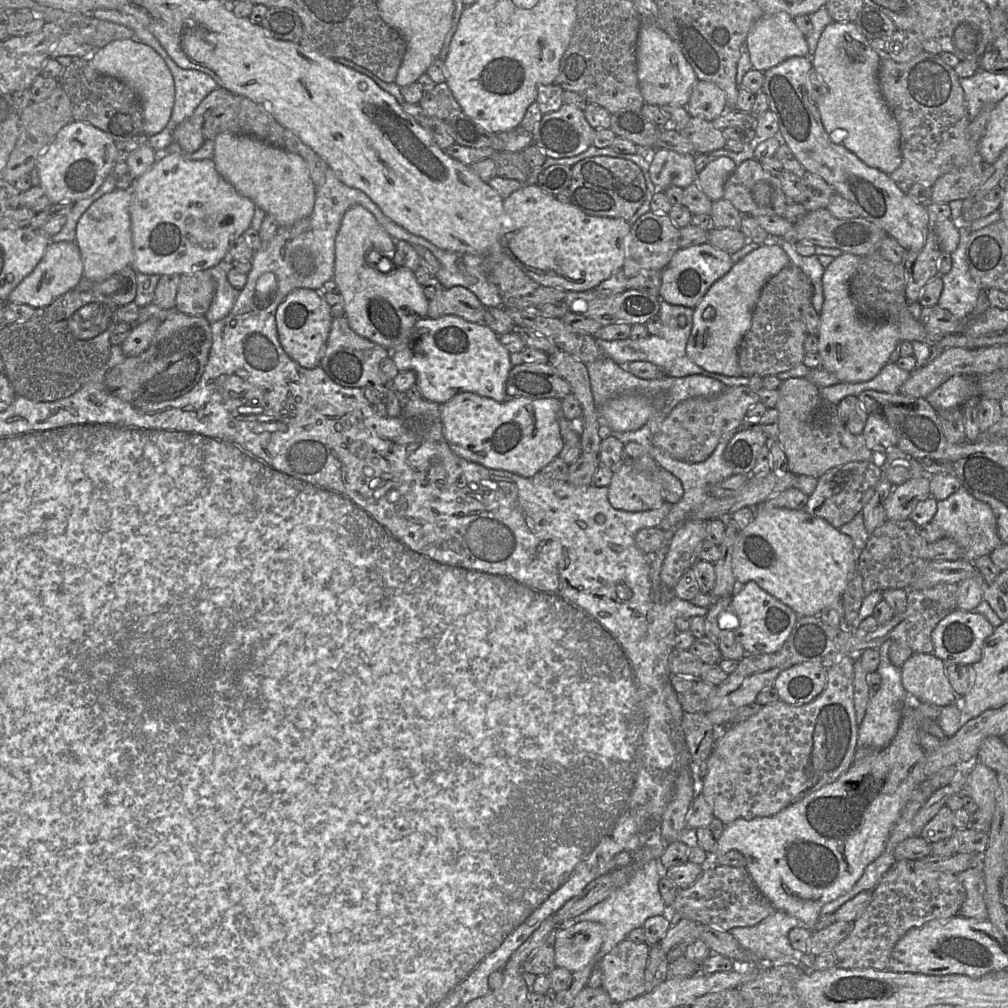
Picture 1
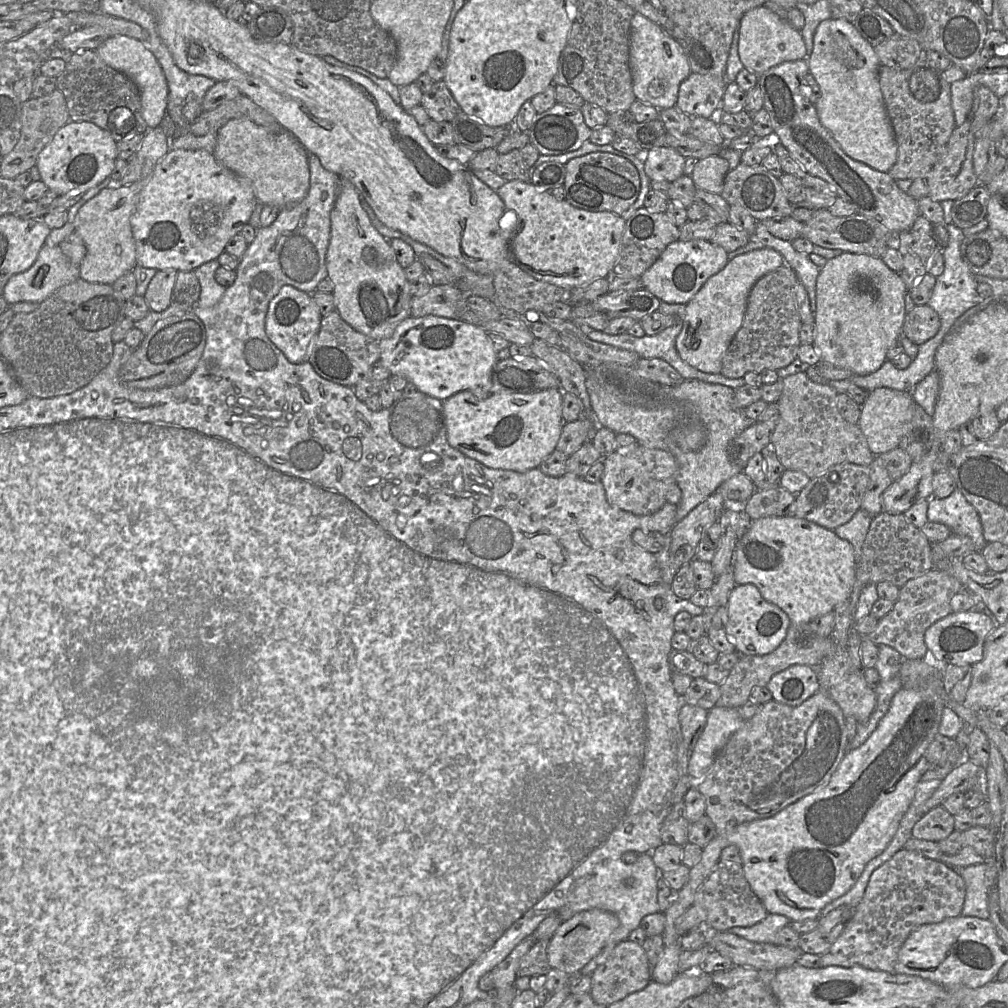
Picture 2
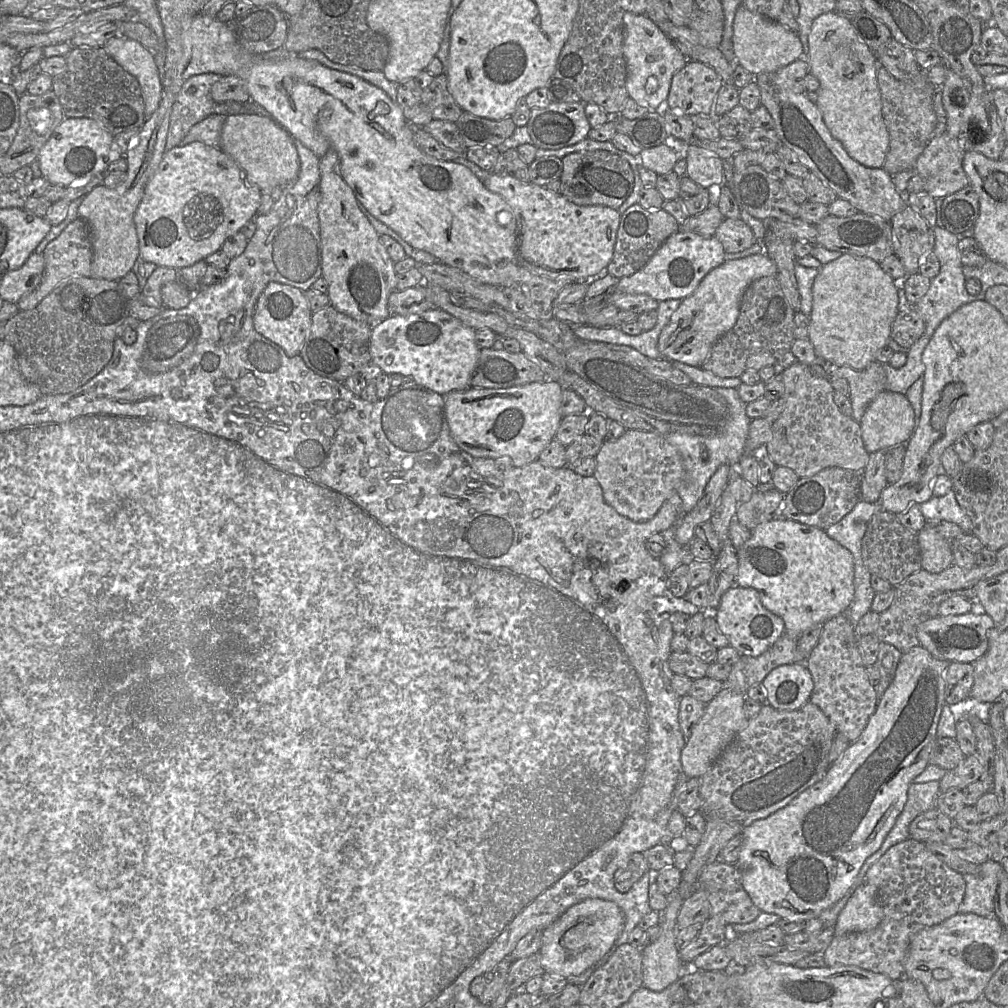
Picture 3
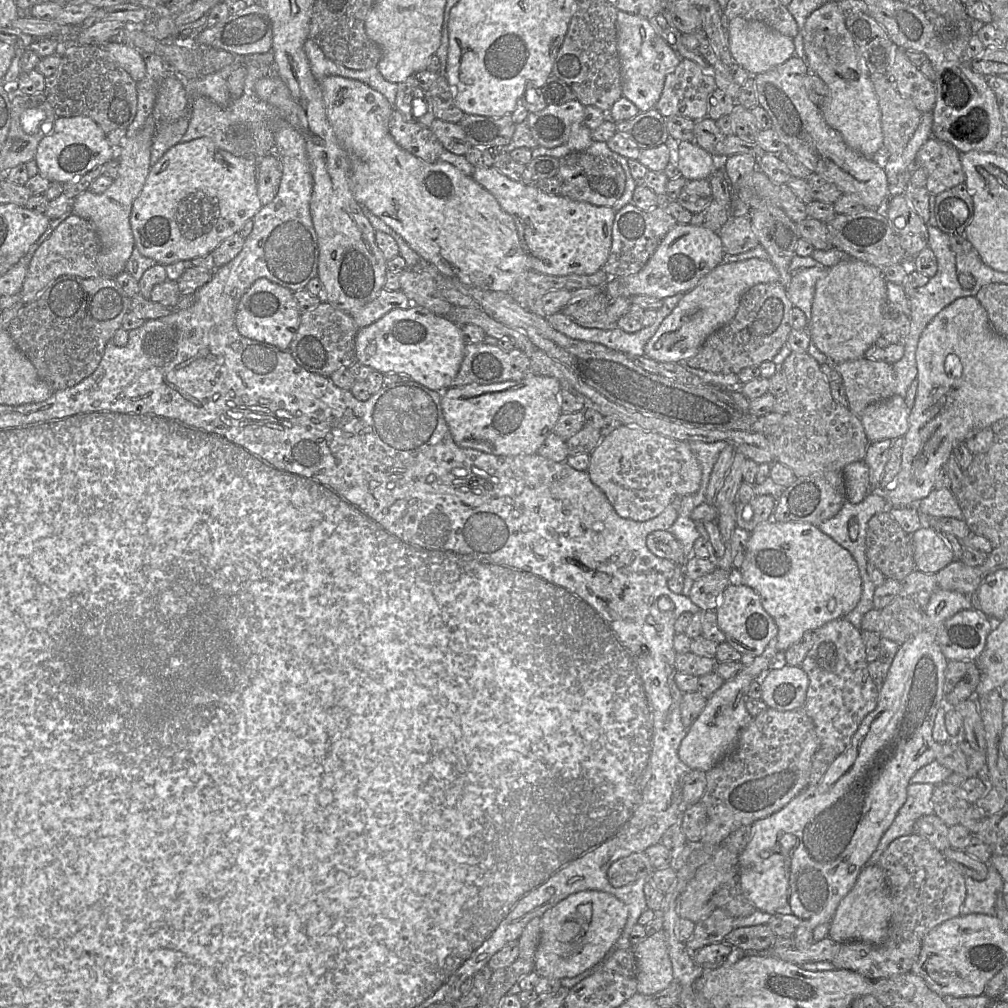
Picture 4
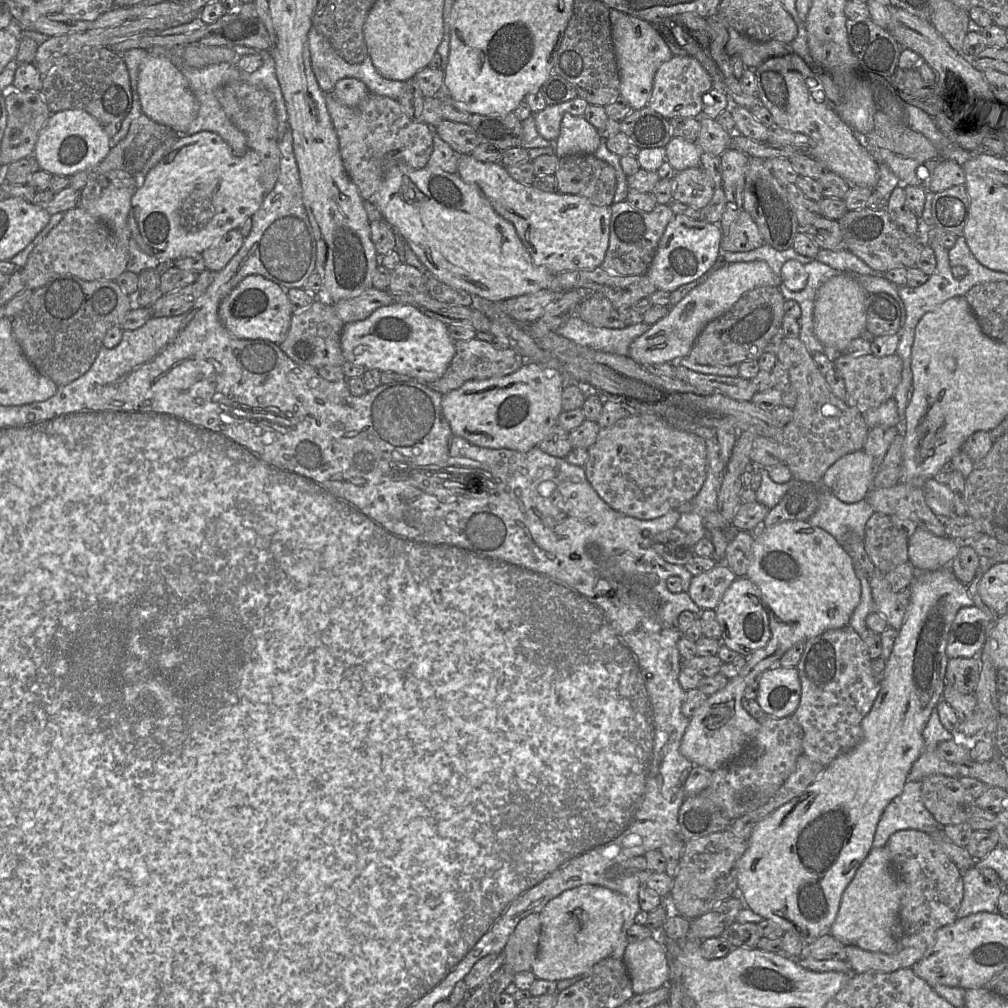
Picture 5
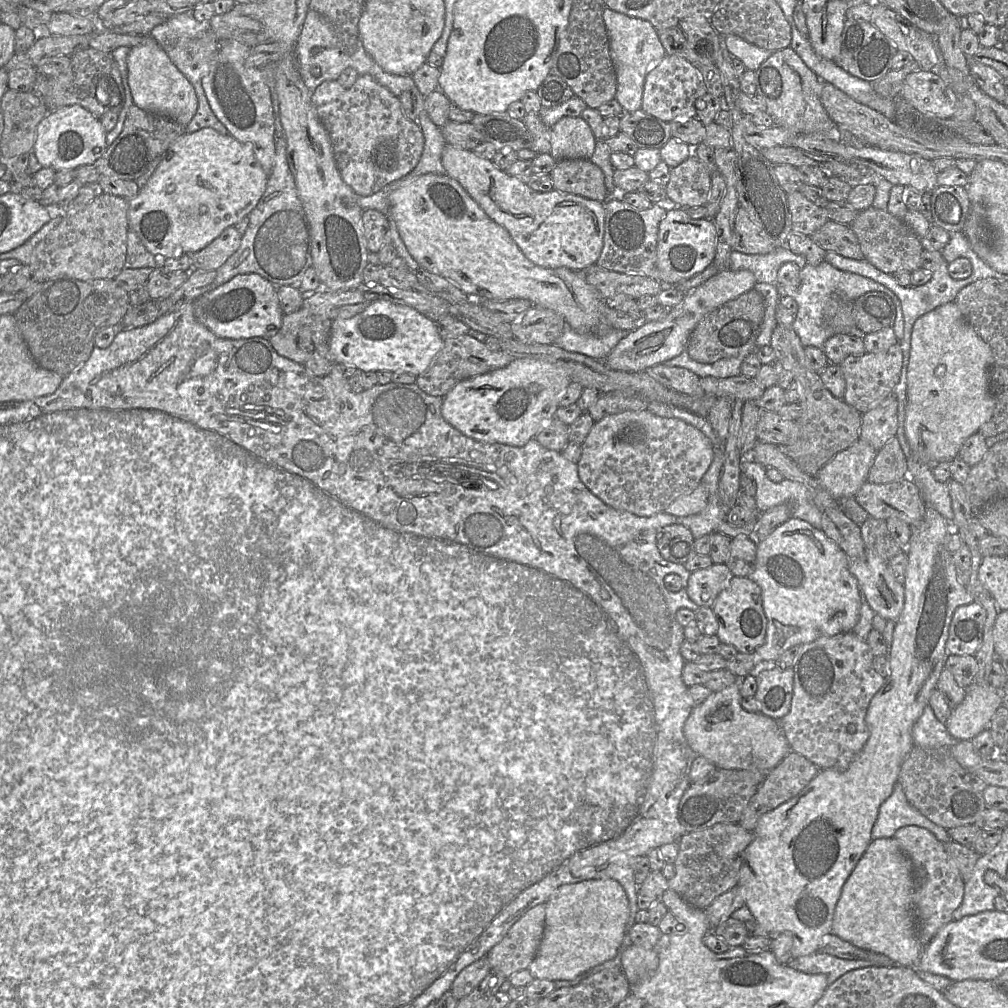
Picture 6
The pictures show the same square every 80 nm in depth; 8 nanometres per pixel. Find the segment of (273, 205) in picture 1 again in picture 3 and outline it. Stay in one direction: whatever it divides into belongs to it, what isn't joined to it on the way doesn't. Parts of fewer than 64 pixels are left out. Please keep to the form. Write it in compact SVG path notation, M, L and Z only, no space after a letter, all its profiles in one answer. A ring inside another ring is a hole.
M234 114L227 116L221 131L221 150L244 172L247 180L257 186L261 193L270 193L276 188L295 181L300 171L300 160L293 137L270 116Z

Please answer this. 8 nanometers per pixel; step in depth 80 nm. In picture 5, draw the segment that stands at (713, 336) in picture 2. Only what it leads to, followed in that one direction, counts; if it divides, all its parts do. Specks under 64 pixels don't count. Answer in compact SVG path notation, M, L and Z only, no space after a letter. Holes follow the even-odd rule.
M763 260L725 264L691 290L664 318L636 338L630 345L628 356L641 366L670 363L677 358L689 356L703 328L727 312L744 293L761 286L779 287L781 284L781 277L777 276Z

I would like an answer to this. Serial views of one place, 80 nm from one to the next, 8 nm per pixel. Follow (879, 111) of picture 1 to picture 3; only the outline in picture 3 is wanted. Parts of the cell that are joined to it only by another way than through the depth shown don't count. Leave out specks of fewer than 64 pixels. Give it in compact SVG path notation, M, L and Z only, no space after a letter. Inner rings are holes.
M835 11L821 14L813 21L808 45L809 72L820 83L816 105L830 133L860 164L883 168L889 149L889 132L882 114L876 56L859 38L850 20Z

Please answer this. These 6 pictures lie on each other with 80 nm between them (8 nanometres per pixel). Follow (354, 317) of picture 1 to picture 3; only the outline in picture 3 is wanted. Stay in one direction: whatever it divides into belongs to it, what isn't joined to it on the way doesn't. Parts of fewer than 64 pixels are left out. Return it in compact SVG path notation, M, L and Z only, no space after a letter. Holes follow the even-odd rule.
M330 148L319 159L321 198L318 205L318 218L320 225L320 239L322 252L322 278L327 283L327 295L333 306L339 312L375 327L387 319L389 314L388 299L396 291L395 263L392 261L374 227L360 211L358 200L345 181L340 170L340 157L334 148Z

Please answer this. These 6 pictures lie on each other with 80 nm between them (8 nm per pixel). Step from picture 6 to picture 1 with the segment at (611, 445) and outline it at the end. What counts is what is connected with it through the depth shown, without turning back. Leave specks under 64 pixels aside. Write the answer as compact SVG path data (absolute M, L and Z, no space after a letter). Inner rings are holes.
M624 463L613 472L607 488L608 500L618 510L648 511L659 508L665 501L657 481Z

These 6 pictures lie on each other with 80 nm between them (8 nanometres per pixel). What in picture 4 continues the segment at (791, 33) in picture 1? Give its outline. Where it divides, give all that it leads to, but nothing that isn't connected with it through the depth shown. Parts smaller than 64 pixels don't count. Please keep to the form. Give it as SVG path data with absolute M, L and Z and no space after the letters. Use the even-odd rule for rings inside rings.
M736 17L728 22L727 29L731 55L735 62L745 69L750 76L768 71L786 62L795 54L793 39L763 22Z

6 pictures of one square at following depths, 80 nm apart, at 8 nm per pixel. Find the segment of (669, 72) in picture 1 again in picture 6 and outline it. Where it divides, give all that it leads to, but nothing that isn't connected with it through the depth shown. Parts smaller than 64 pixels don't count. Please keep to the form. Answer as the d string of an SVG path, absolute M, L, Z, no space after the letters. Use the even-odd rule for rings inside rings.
M607 7L603 8L603 20L609 37L610 57L616 72L615 100L627 112L636 111L641 108L645 77L649 69L661 61L666 52L658 32L648 21L630 17Z

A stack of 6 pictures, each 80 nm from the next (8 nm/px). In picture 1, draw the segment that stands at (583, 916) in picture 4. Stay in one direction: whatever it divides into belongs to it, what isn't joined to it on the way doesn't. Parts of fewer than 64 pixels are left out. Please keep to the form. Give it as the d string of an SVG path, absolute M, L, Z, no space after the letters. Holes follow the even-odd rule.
M580 921L555 929L555 965L570 972L585 968L599 954L605 929L598 922Z

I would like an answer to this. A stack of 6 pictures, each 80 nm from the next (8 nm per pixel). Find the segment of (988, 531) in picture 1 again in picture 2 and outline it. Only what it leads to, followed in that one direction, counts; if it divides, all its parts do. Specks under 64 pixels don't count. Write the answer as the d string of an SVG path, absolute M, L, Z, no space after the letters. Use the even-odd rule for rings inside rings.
M958 488L944 499L931 497L927 518L929 522L948 526L953 534L970 538L976 552L982 552L988 544L983 536L978 512Z

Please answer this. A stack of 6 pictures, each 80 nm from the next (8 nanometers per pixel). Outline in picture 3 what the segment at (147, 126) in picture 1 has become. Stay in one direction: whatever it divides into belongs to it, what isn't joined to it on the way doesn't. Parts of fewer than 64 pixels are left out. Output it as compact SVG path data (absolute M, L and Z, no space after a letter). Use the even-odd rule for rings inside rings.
M127 37L110 38L102 47L105 53L139 83L144 101L145 118L158 108L162 82L152 53L139 42Z

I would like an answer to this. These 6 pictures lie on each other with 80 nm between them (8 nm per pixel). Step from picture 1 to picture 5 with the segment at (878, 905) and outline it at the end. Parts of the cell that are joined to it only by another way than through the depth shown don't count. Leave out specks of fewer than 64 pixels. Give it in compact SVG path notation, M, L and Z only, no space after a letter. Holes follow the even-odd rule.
M906 829L892 834L887 844L892 866L903 885L899 913L902 936L896 952L885 954L846 945L847 962L852 974L877 971L891 973L912 968L924 956L934 941L936 932L957 920L963 899L962 873L926 832Z

